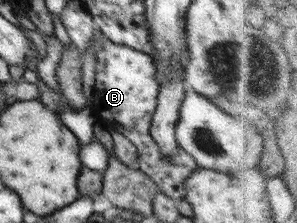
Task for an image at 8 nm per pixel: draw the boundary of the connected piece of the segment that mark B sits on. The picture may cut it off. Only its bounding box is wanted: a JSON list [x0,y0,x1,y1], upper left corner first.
[87,34,199,201]

